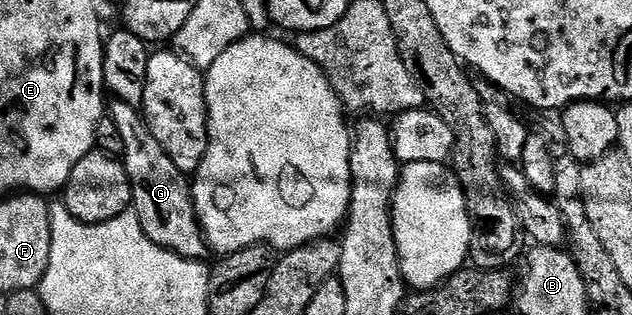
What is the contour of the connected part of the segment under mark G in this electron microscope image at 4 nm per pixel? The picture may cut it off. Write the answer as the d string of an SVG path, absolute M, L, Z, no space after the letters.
M118 101L112 104L109 115L115 119L117 130L124 142L121 162L131 182L133 209L141 221L145 237L149 237L149 241L161 245L166 251L177 253L183 259L206 260L209 248L203 230L199 228L188 176L181 169L177 169L173 161L169 161L169 153L161 149L157 137L153 137L147 127L146 118L136 108Z

